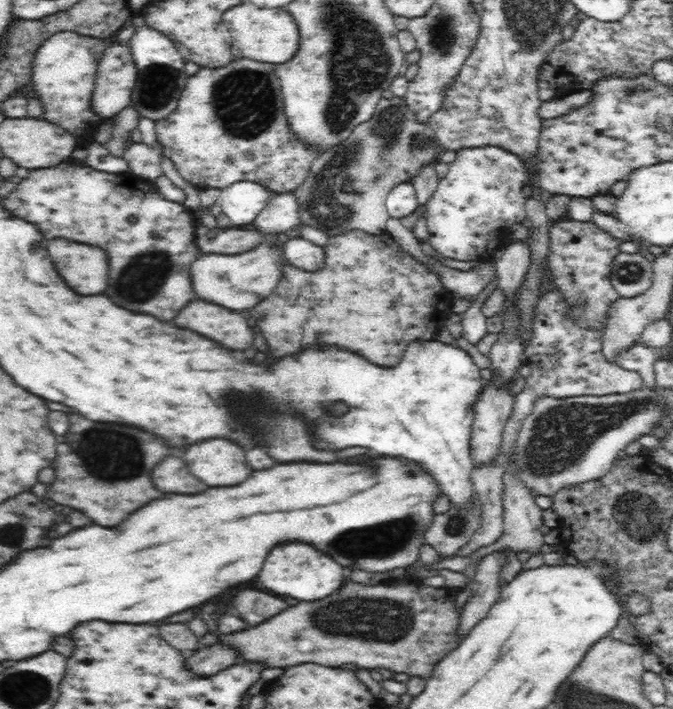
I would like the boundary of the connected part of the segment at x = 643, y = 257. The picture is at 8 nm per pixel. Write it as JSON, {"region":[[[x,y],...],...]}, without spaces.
{"region":[[[621,252],[610,268],[610,281],[616,292],[624,298],[644,294],[652,286],[652,257],[646,253]]]}

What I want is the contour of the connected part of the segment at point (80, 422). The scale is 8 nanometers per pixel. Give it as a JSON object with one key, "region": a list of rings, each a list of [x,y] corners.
{"region":[[[70,414],[70,430],[66,442],[72,444],[72,450],[80,454],[88,472],[104,480],[128,480],[136,476],[150,476],[154,466],[170,454],[170,448],[162,438],[156,438],[150,432],[144,432],[134,426],[120,426],[112,422],[90,422],[80,414]]]}

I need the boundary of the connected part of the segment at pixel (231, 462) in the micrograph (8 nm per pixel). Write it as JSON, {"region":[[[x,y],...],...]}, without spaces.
{"region":[[[210,438],[192,444],[182,458],[190,472],[208,486],[240,484],[252,474],[248,462],[244,464],[244,450],[226,438]]]}

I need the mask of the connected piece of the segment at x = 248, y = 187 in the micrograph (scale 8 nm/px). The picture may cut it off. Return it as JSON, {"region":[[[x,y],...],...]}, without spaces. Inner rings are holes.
{"region":[[[242,181],[221,189],[218,204],[229,224],[246,226],[256,222],[262,210],[276,194],[257,182]]]}

